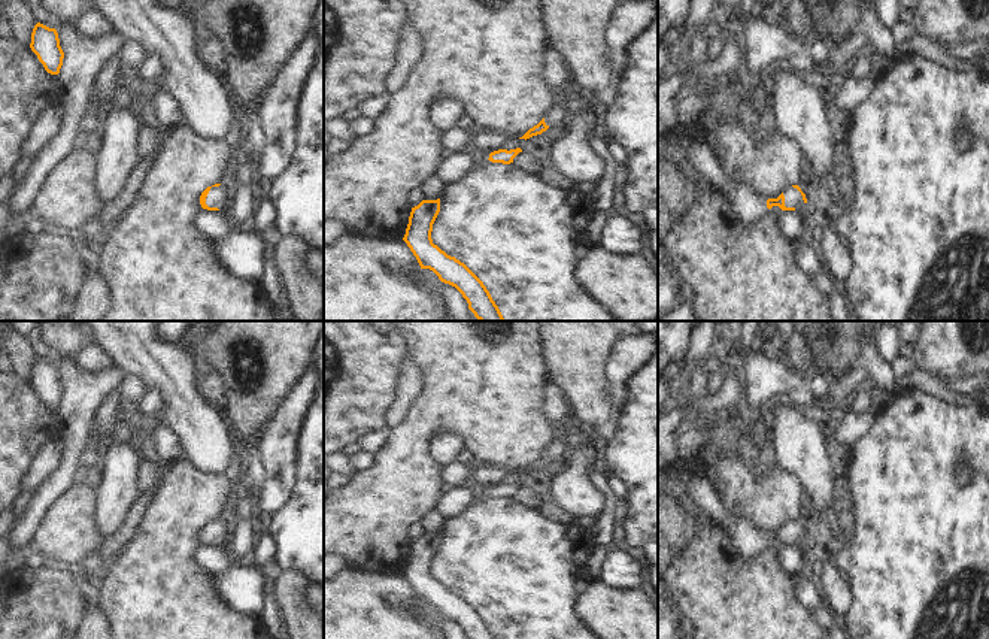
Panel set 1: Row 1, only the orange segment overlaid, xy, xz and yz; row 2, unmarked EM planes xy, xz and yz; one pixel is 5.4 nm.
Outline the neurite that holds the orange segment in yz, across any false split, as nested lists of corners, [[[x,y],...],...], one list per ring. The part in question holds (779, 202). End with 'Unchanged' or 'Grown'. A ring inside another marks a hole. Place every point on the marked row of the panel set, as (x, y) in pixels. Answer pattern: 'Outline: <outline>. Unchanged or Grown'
Outline: [[[680,122],[676,125],[676,137],[685,143],[688,158],[709,181],[720,188],[734,188],[737,191],[737,206],[744,218],[756,216],[762,209],[771,209],[773,206],[779,206],[782,211],[795,211],[807,203],[806,194],[798,185],[789,187],[777,199],[762,200],[744,181],[734,182],[728,179],[697,124]]]. Grown

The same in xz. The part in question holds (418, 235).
Outline: [[[440,199],[422,200],[412,208],[403,240],[421,269],[433,270],[445,284],[455,287],[479,321],[506,321],[483,282],[459,260],[433,243],[433,224],[440,212]]]. Unchanged

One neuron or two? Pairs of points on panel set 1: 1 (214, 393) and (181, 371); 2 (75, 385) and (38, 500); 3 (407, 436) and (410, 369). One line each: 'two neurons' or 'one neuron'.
1: two neurons
2: one neuron
3: two neurons

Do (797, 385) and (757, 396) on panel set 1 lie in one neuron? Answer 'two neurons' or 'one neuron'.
one neuron

